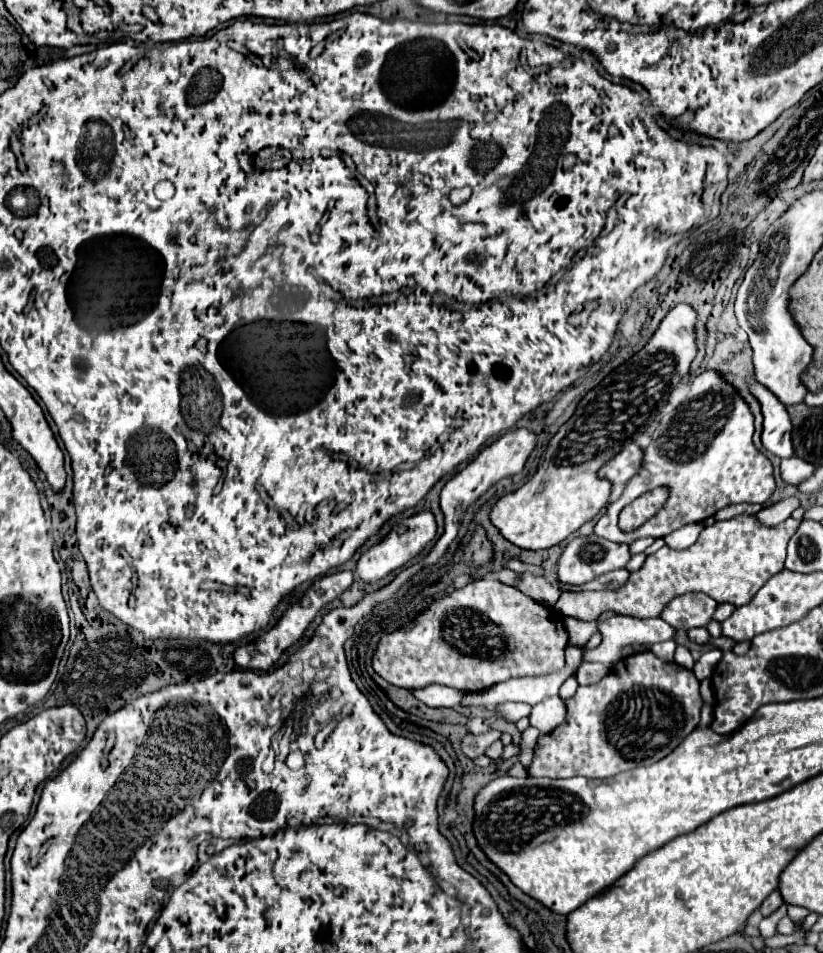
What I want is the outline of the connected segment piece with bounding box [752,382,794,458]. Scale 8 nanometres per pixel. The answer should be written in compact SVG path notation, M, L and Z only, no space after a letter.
M752 384L752 394L762 404L764 414L764 432L762 432L762 444L768 452L780 456L780 458L792 458L794 456L794 444L792 444L792 420L782 406L782 402L762 384Z

